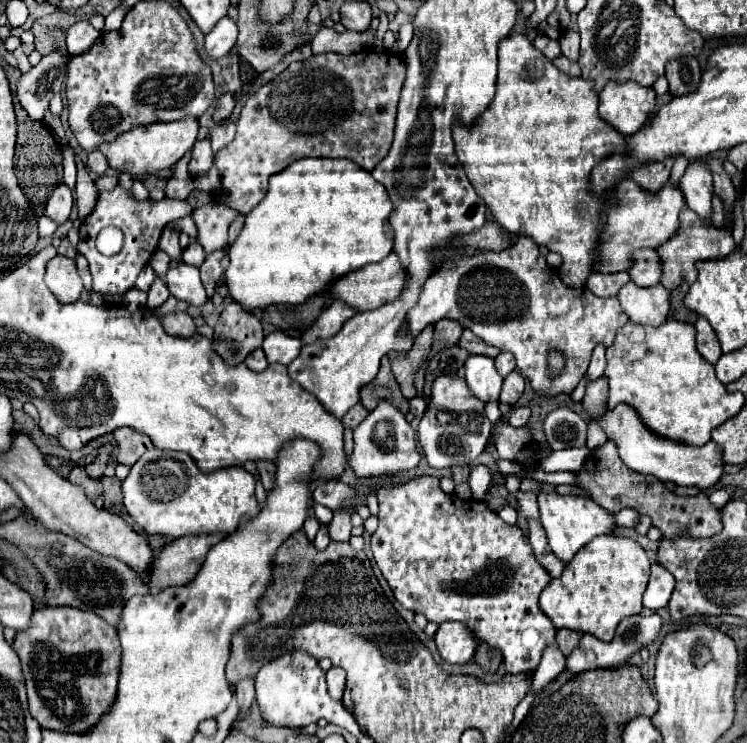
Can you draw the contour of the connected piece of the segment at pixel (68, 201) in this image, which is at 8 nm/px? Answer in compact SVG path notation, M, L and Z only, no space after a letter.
M59 184L53 194L47 200L47 208L45 208L45 216L49 216L53 222L57 222L59 226L65 224L69 220L71 214L71 206L73 206L73 194L67 188L67 184Z

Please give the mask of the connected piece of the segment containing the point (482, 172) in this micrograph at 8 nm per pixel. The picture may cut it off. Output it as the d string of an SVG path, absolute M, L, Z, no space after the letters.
M513 32L513 34L509 34L507 38L503 38L499 42L499 74L497 74L497 92L495 92L495 98L491 100L491 104L487 106L487 110L477 120L473 120L471 124L465 126L465 122L461 122L459 118L453 120L453 142L455 142L457 158L459 158L461 166L465 168L469 182L473 184L473 188L477 190L477 194L481 194L481 198L485 200L485 204L491 210L493 218L497 218L497 222L501 222L501 226L505 226L509 232L531 236L537 244L541 244L541 246L557 252L562 258L562 264L559 267L558 273L565 286L583 286L585 280L587 280L587 276L591 274L591 254L593 254L593 248L597 246L597 234L601 232L603 218L605 218L605 212L601 210L601 206L611 196L611 192L607 192L603 196L591 194L589 192L589 174L591 174L591 168L601 158L605 158L613 150L621 150L625 146L625 138L621 134L617 134L607 122L601 122L601 118L597 114L597 94L593 92L591 82L583 80L583 78L571 78L571 76L559 72L553 66L553 62L547 60L531 44L531 40L525 34Z

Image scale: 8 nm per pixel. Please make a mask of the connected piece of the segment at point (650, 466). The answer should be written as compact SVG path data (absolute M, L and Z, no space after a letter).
M619 404L615 410L607 410L605 418L599 418L597 422L607 432L607 438L617 442L617 450L623 462L641 474L653 474L663 482L669 480L679 486L695 486L701 492L705 492L707 488L713 488L723 476L725 462L723 462L721 448L715 442L707 442L705 446L697 448L697 446L661 438L651 430L647 430L639 420L637 412L625 404Z

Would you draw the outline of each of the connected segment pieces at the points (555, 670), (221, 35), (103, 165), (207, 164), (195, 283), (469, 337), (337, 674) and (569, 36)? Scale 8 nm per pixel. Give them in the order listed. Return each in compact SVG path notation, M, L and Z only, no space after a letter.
M549 644L543 652L541 664L535 672L533 678L533 688L545 686L549 680L553 680L555 676L559 676L565 670L565 656L561 654L561 650L555 644Z
M223 16L215 24L215 28L205 36L205 54L213 60L219 60L235 46L235 40L237 40L237 24L233 18Z
M99 150L89 152L89 156L87 156L87 166L89 166L89 170L93 170L93 172L97 172L97 174L105 174L107 168L109 168L107 158L105 158Z
M209 138L197 140L191 152L193 152L193 154L191 154L191 160L189 160L189 172L191 172L191 174L207 172L207 170L213 166L213 150L211 150Z
M179 262L175 268L169 268L165 274L165 286L175 298L189 302L191 306L201 308L207 302L205 288L199 278L199 268Z
M463 330L459 346L465 348L469 354L485 354L485 356L491 356L491 358L495 358L499 354L499 350L495 346L489 346L481 338L477 338L471 330Z
M331 668L327 672L327 684L329 684L329 694L333 700L341 700L343 698L343 690L345 690L345 670L343 668Z
M567 30L561 36L561 52L573 62L579 60L579 34L575 30Z

